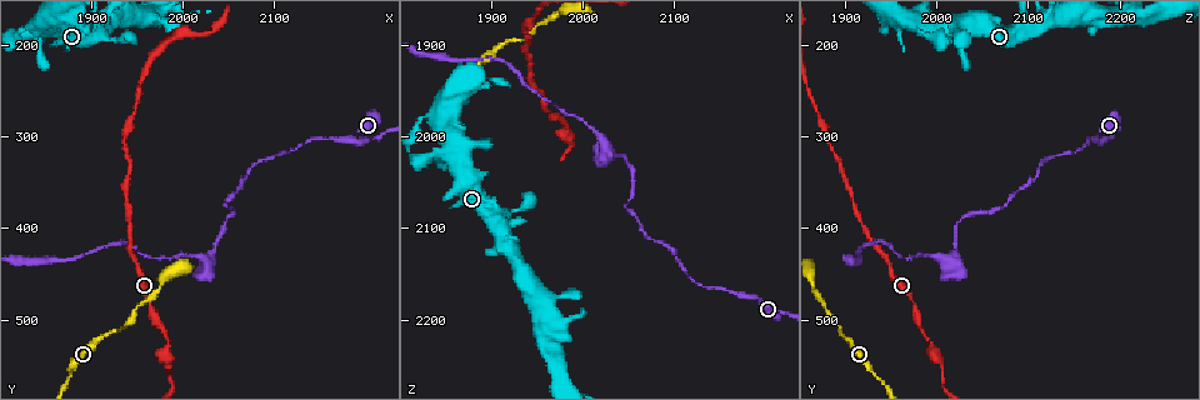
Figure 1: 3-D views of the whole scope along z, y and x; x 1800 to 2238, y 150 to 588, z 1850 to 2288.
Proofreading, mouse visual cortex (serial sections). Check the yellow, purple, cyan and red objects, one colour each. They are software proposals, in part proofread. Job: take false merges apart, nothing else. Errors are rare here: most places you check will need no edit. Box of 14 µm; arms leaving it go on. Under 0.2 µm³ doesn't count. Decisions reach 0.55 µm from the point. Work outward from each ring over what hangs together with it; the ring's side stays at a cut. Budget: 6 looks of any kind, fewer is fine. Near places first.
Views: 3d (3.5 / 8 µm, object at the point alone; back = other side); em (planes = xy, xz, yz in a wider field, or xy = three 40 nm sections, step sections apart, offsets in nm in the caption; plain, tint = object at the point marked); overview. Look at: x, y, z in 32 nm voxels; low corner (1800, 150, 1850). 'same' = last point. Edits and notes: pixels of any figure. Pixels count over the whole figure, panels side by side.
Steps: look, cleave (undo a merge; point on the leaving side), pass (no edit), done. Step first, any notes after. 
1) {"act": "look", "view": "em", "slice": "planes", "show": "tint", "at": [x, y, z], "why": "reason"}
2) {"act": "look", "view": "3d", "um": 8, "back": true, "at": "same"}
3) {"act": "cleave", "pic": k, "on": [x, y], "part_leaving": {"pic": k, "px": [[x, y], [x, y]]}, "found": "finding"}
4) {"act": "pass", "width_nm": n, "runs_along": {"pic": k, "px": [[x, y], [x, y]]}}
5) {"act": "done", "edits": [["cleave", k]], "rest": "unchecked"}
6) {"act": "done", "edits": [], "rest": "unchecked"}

{"act": "look", "view": "3d", "um": 3.5, "back": true, "at": [2050, 370, 2075], "why": "abrupt turn"}

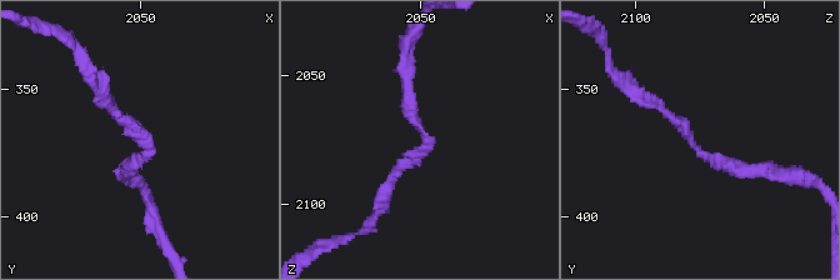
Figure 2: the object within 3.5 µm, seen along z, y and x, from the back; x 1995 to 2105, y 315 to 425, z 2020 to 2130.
{"act": "look", "view": "em", "slice": "xy", "step": 3, "show": "tint", "at": [2047, 372, 2077], "arm_widths_nm": [150, 200]}

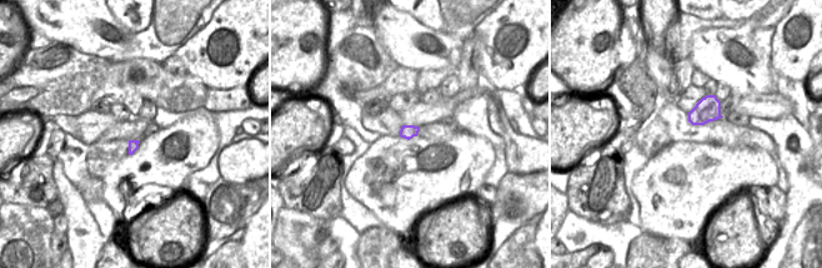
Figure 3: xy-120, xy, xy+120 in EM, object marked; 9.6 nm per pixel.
{"act": "look", "view": "em", "slice": "xy", "step": 1, "show": "tint", "at": "same", "why": "cut it another way"}

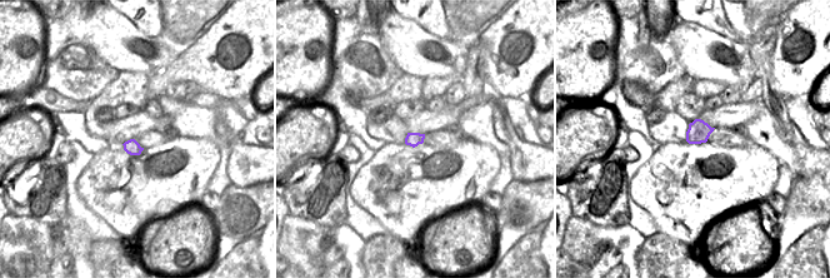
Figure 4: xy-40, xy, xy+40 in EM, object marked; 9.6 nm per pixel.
{"act": "pass", "runs_along": {"pic": 2, "px": [[646, 100], [708, 158], [765, 170]]}, "found": "one cell here"}

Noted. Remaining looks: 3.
{"act": "look", "view": "em", "slice": "xy", "step": 5, "show": "tint", "at": [2030, 435, 2015], "why": "a fork"}

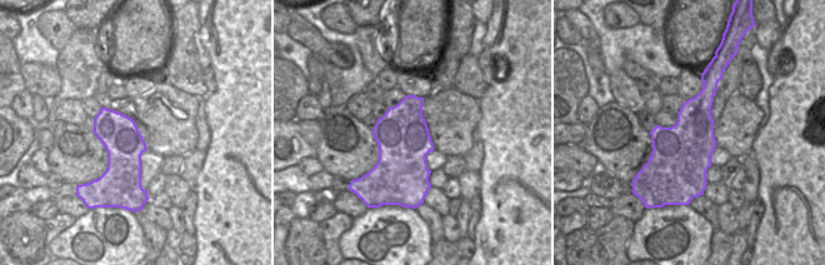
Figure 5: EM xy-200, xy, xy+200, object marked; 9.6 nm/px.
{"act": "look", "view": "3d", "um": 3.5, "at": "same"}

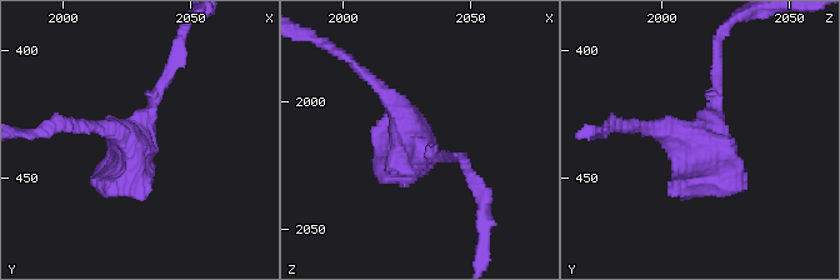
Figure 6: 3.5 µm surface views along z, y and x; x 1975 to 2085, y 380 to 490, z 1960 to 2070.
{"act": "pass", "runs_along": {"pic": 6, "px": [[451, 158], [416, 148], [366, 78]]}, "found": "continuous, no second cell"}

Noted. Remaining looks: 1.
{"act": "done", "edits": [], "rest": "unchecked"}

